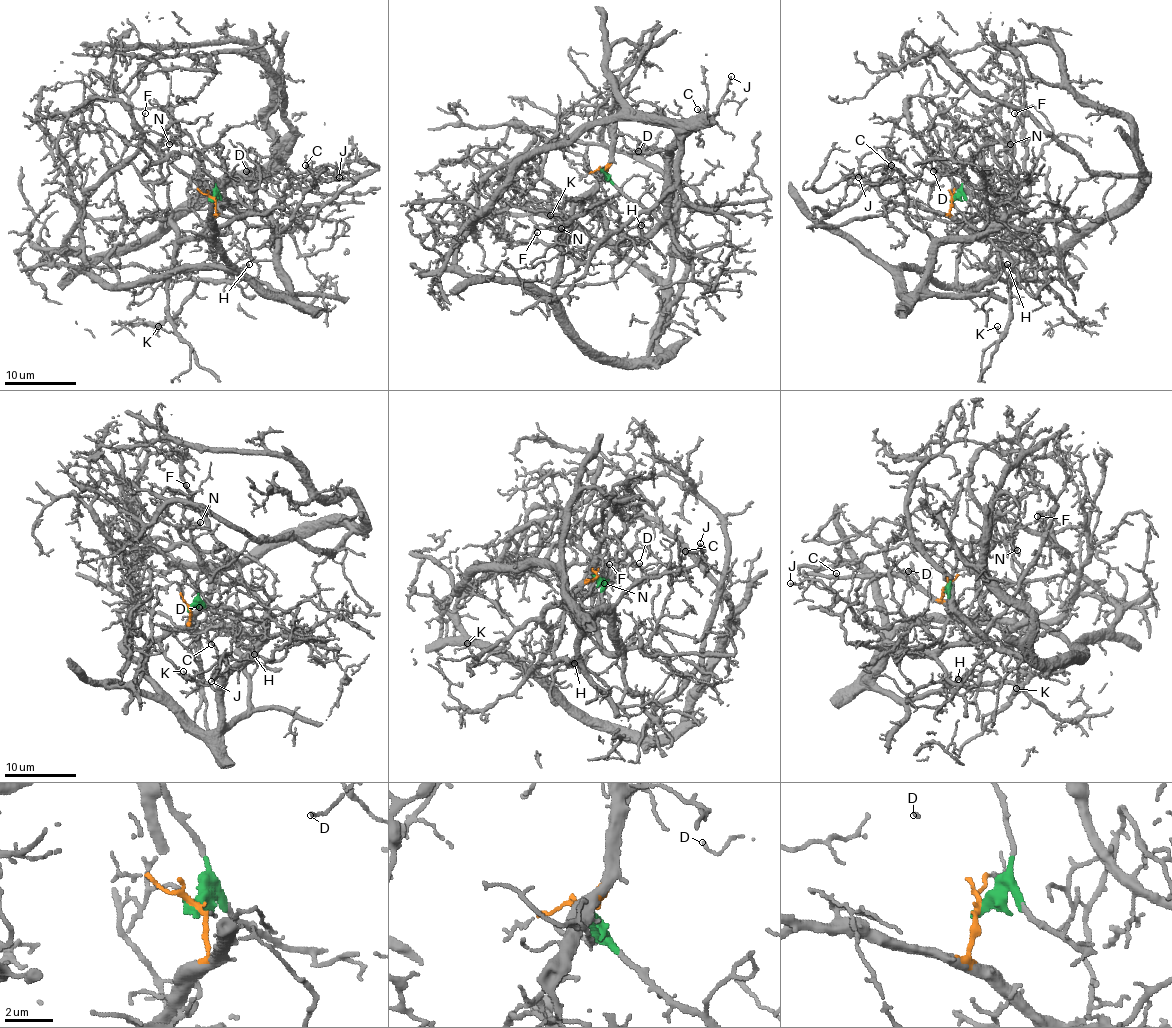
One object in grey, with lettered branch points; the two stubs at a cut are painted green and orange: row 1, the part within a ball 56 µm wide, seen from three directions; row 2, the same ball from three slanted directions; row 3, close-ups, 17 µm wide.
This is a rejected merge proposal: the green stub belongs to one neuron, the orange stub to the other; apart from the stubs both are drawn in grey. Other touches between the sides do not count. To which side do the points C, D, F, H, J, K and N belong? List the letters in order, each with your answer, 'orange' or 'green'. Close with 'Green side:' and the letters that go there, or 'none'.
C: green
D: green
F: green
H: orange
J: green
K: orange
N: orange
Green side: C, D, F, J

